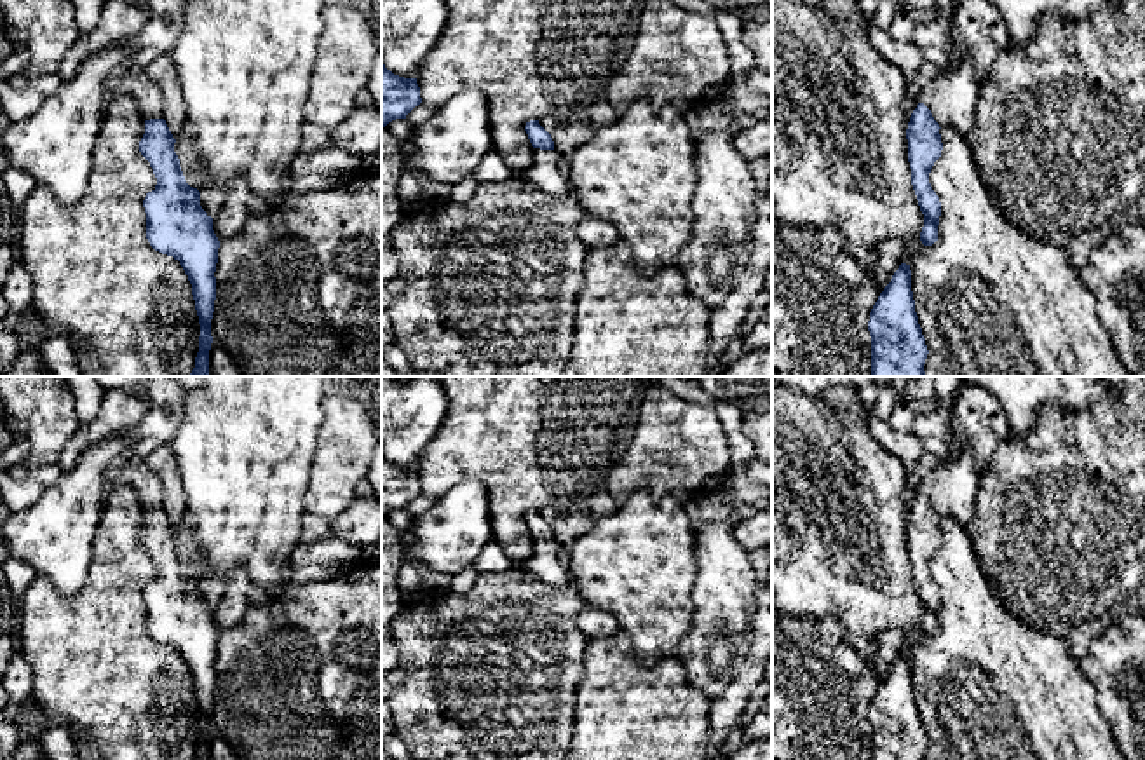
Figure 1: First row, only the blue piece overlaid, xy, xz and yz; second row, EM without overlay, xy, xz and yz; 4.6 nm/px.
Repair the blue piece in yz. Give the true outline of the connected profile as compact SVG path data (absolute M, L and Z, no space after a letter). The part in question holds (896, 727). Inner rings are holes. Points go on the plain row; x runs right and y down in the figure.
M901 654L880 683L868 722L871 760L924 760L929 741L915 702L910 655Z

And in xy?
M120 451L113 457L105 471L105 479L108 488L131 486L145 509L139 542L157 568L155 579L143 591L146 629L155 641L178 650L188 666L200 715L193 760L209 760L211 709L216 690L214 662L220 638L213 608L200 596L200 582L190 577L183 567L174 542L176 530L162 509L160 479L145 462L134 464L131 451Z

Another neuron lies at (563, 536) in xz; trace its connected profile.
M601 486L591 497L575 504L545 506L539 514L551 525L558 553L563 556L577 537L584 535L600 518L610 516L617 509L619 502L606 486Z

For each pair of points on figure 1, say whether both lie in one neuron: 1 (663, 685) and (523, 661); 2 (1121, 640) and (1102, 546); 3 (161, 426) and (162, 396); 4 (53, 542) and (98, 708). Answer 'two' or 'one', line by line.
1: two
2: two
3: one
4: two

